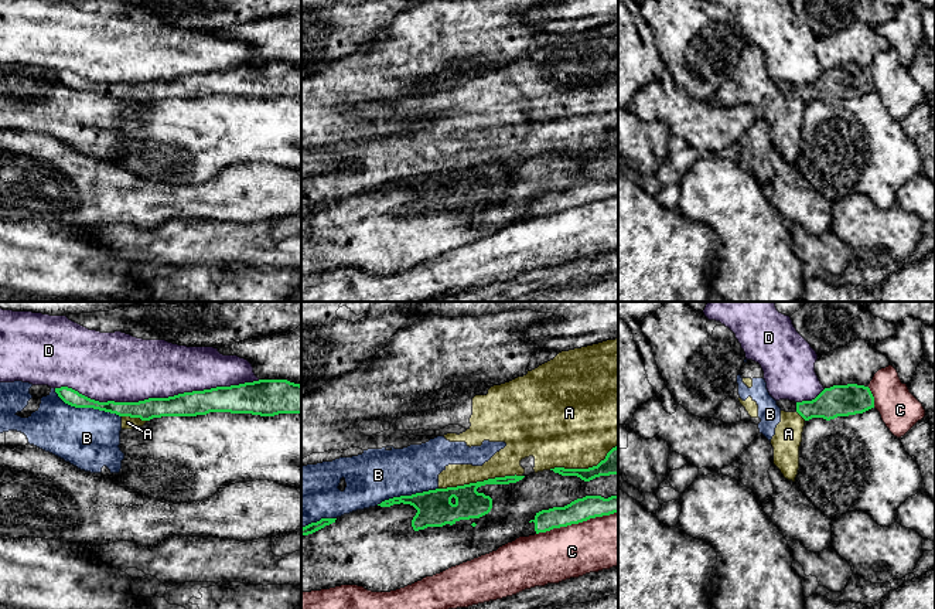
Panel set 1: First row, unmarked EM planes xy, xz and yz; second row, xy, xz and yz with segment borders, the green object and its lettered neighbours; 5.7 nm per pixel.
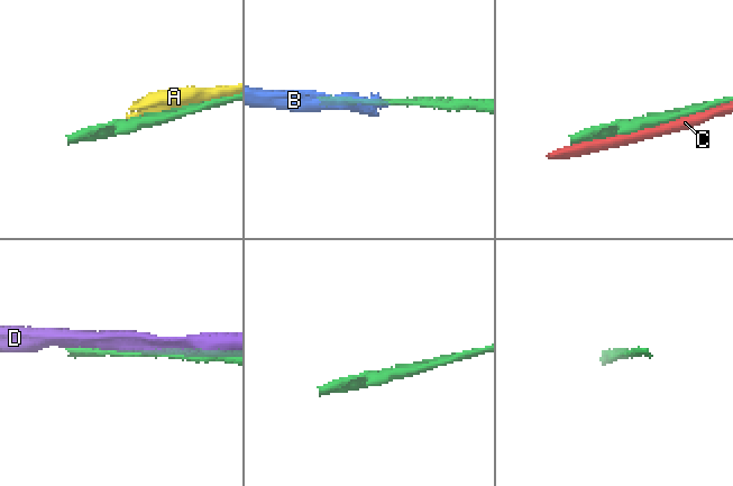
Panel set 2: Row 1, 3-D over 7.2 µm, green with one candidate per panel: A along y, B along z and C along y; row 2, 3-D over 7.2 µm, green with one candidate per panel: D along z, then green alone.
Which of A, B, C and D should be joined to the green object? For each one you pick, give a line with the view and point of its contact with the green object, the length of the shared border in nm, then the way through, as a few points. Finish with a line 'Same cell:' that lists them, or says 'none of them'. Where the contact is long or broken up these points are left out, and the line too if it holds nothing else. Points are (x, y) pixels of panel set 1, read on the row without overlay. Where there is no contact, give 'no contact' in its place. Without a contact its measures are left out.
Same cell: none of them

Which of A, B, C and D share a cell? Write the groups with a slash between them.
A B / C / D

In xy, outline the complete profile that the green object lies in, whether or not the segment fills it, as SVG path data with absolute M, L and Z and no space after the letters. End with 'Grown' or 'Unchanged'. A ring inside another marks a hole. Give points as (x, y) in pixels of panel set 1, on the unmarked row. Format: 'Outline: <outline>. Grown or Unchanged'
Outline: M259 62L184 75L168 81L149 81L139 85L99 85L68 69L55 71L55 75L65 86L75 91L93 91L119 99L140 101L141 103L161 99L197 99L209 95L260 99L301 98L301 68L287 62Z. Unchanged

